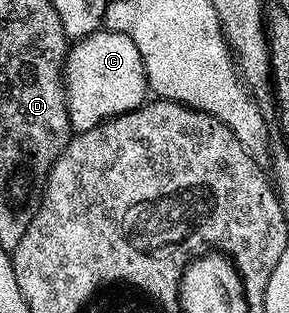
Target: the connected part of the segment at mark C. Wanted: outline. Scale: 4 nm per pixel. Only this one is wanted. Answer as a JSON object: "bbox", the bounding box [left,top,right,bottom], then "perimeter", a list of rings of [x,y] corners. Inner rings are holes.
{"bbox":[63,27,149,133],"perimeter":[[[106,27],[88,37],[78,38],[68,48],[63,76],[67,87],[69,123],[75,133],[84,133],[112,117],[131,113],[149,97],[147,72],[141,51],[137,51],[137,43],[133,43],[129,35],[121,35]]]}

